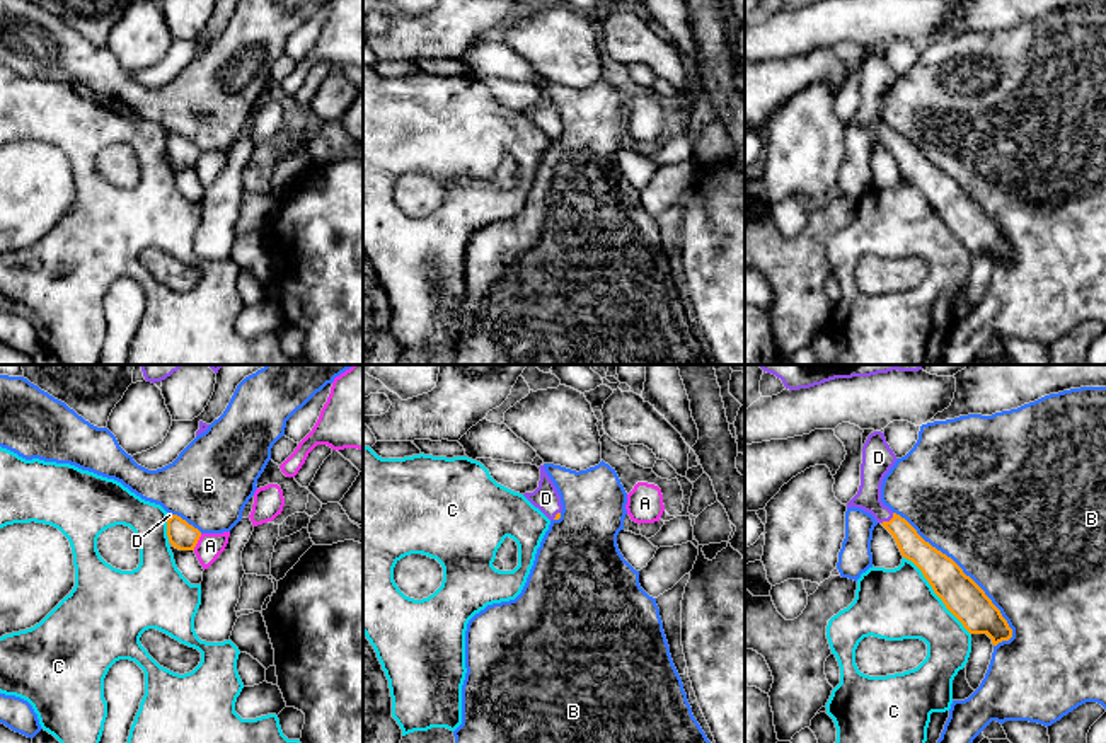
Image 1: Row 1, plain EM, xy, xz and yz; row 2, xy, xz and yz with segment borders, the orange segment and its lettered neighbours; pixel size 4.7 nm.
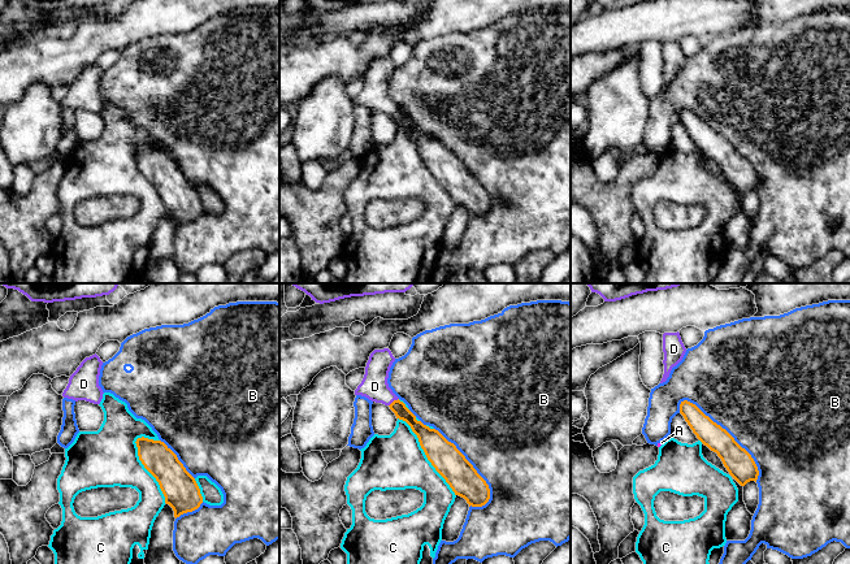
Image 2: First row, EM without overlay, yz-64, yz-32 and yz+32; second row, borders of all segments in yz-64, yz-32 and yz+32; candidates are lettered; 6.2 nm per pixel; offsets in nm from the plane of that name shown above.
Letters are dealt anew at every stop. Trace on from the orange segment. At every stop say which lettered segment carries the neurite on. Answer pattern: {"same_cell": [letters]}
{"same_cell": ["D"]}

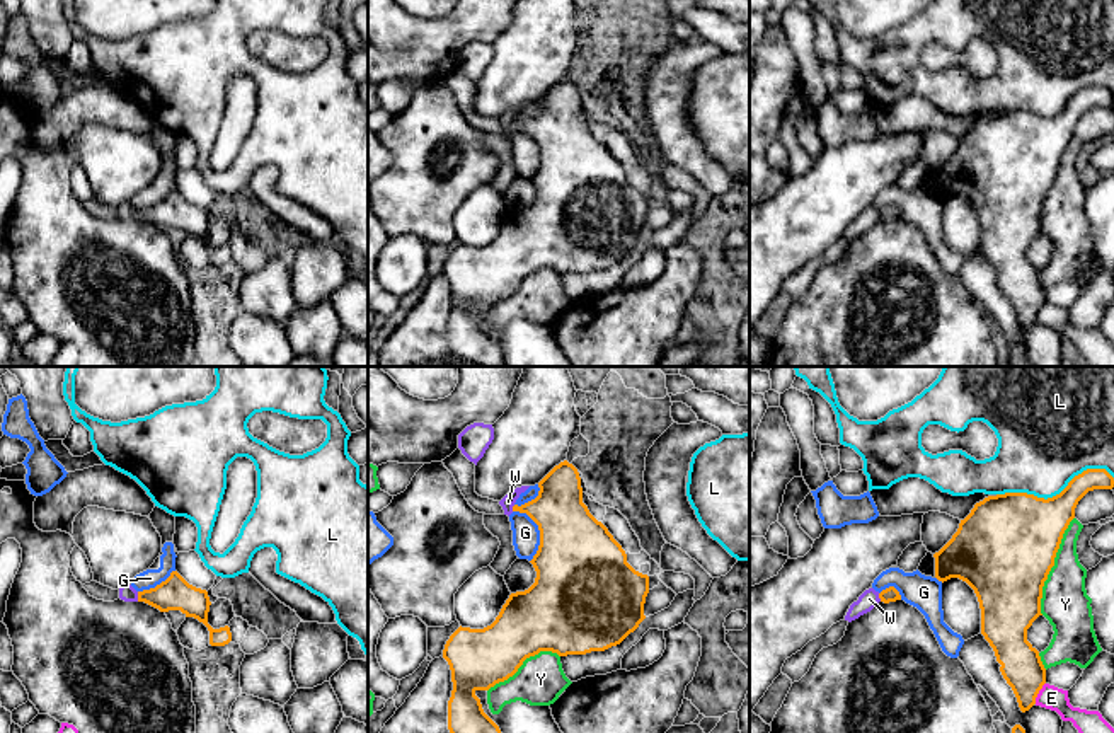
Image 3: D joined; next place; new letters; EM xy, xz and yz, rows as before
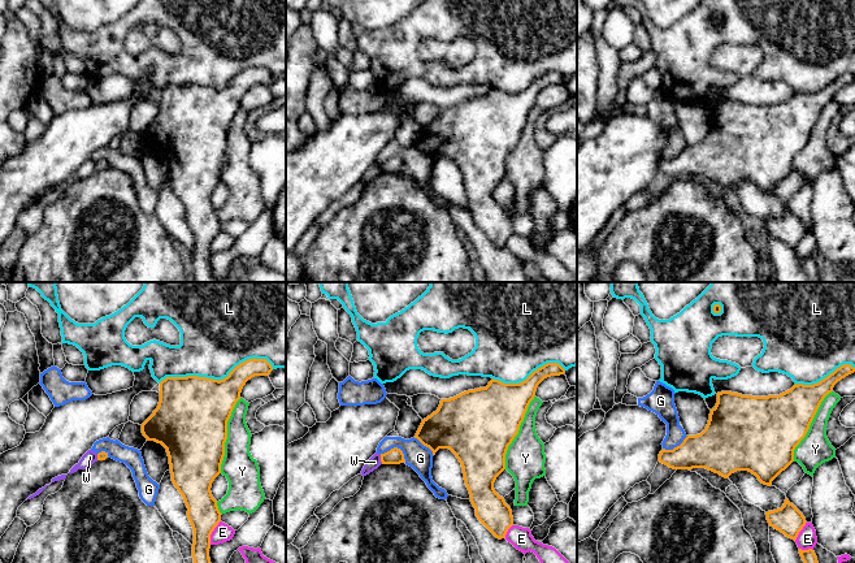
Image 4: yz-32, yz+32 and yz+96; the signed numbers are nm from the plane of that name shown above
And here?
{"same_cell": []}

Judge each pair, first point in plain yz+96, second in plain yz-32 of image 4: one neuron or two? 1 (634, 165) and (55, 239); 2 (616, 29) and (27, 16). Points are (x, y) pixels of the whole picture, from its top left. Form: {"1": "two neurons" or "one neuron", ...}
{"1": "two neurons", "2": "one neuron"}

